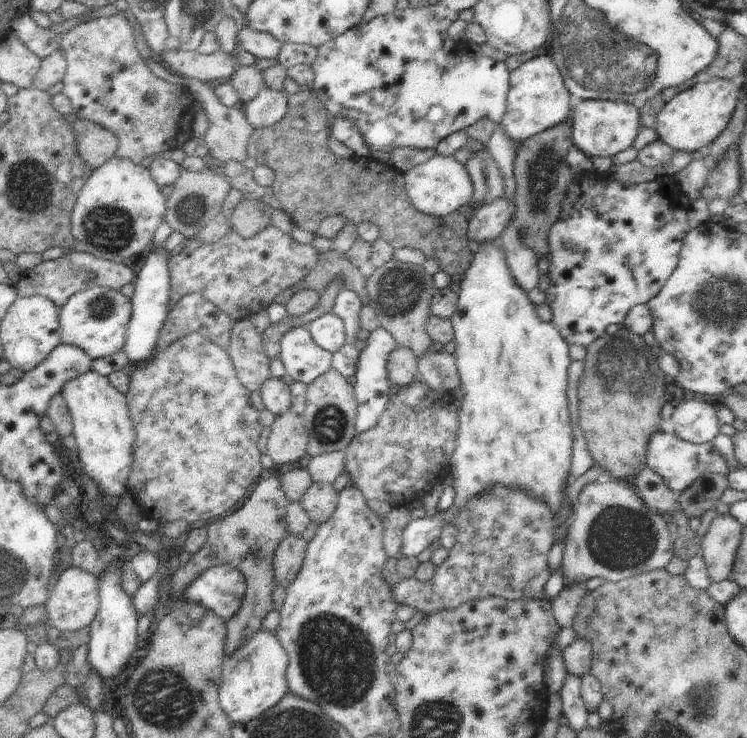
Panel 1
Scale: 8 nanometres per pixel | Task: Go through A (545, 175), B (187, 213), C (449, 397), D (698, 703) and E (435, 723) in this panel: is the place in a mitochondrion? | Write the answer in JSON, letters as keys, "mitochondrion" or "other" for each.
{"A":"mitochondrion","B":"mitochondrion","C":"other","D":"mitochondrion","E":"mitochondrion"}

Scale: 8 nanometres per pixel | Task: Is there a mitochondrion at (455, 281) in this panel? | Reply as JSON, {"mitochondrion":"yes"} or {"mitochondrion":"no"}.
{"mitochondrion":"no"}

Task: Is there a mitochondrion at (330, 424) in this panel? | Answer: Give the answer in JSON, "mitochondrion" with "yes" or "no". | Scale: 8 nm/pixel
{"mitochondrion":"yes"}

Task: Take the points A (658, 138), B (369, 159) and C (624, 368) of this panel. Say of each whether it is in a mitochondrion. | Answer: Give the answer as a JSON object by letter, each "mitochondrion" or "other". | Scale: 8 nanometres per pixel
{"A":"other","B":"other","C":"mitochondrion"}

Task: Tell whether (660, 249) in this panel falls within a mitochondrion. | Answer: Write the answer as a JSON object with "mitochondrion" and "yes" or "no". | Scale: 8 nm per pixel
{"mitochondrion":"no"}

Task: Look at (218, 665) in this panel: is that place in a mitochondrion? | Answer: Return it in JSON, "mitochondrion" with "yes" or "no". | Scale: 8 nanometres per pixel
{"mitochondrion":"no"}

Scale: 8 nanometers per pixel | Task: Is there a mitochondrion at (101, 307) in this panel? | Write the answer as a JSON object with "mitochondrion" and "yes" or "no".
{"mitochondrion":"yes"}

